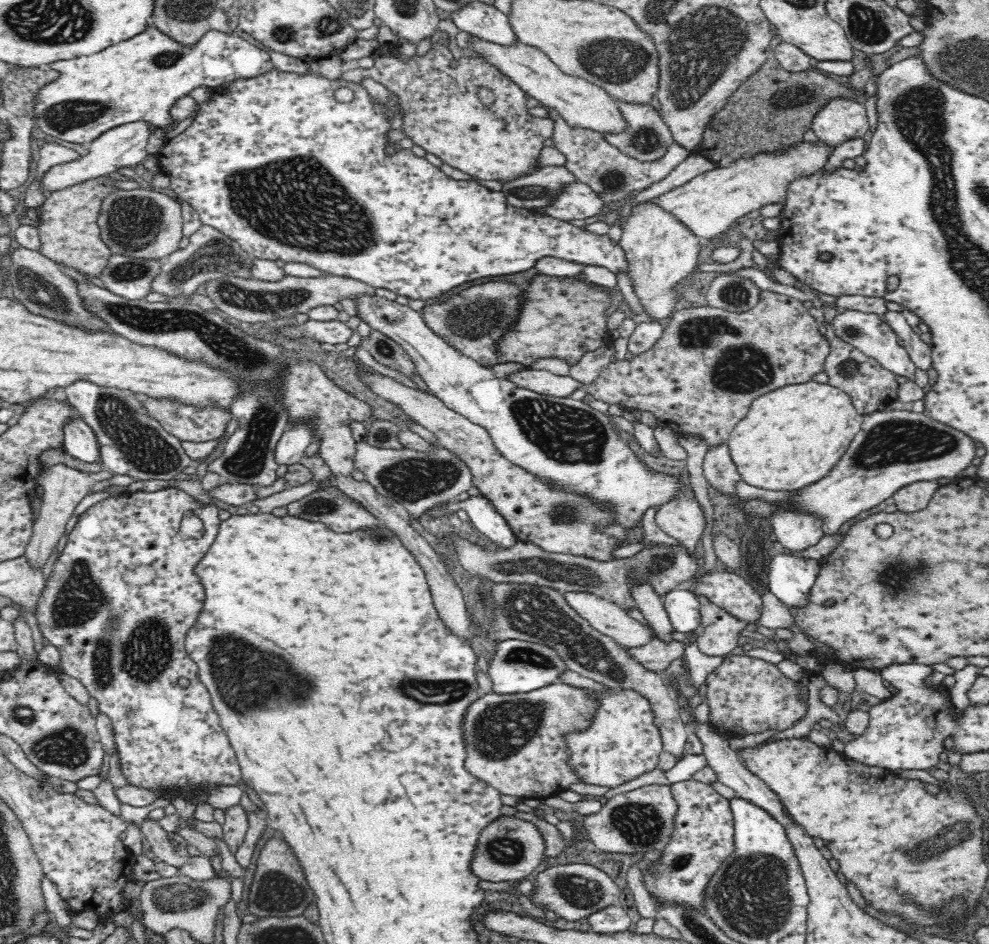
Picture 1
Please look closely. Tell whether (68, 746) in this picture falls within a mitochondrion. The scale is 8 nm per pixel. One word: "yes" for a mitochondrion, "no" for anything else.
yes

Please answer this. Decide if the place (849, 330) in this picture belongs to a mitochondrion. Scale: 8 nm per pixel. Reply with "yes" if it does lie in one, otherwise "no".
yes

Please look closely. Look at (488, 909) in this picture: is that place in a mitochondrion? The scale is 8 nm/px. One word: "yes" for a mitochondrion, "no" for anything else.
no

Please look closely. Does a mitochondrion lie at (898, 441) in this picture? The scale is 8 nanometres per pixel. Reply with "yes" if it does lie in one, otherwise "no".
yes

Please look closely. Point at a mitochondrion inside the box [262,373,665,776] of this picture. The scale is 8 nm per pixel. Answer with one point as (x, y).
(533, 613)

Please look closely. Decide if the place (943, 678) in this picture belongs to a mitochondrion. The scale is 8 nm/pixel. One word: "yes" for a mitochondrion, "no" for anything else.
no

